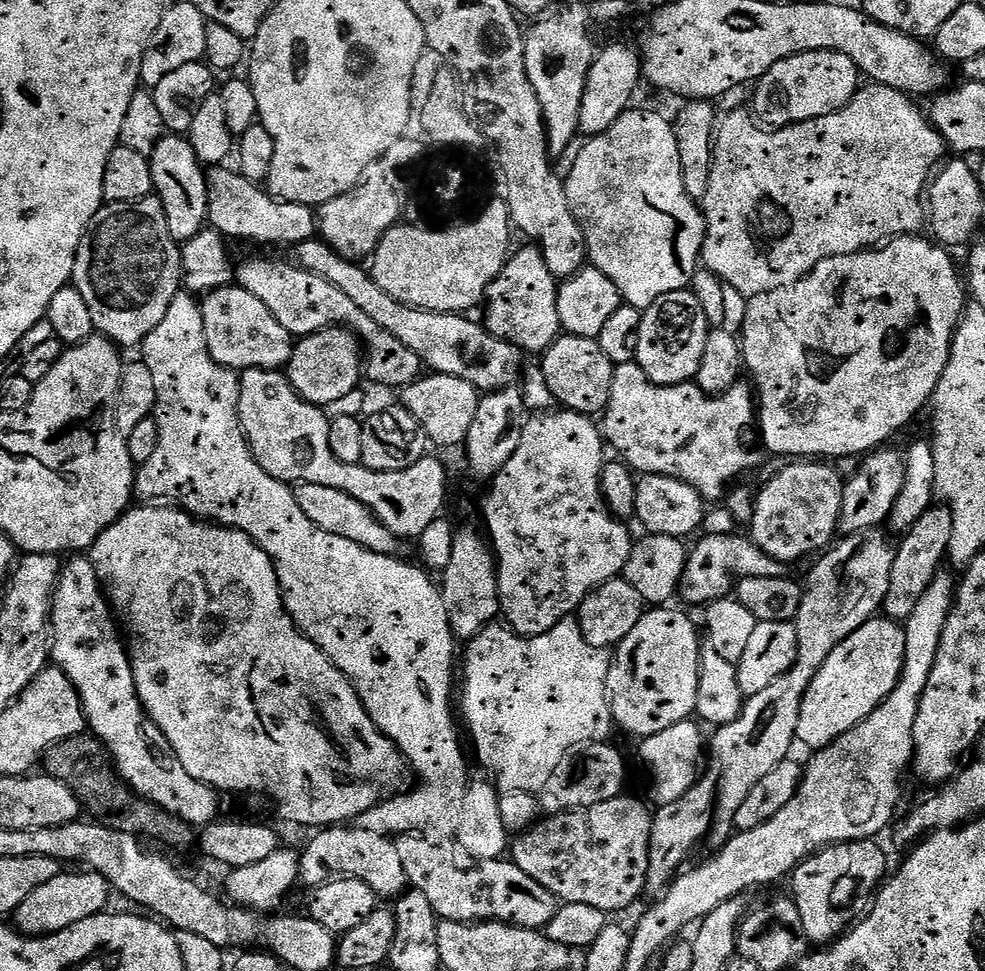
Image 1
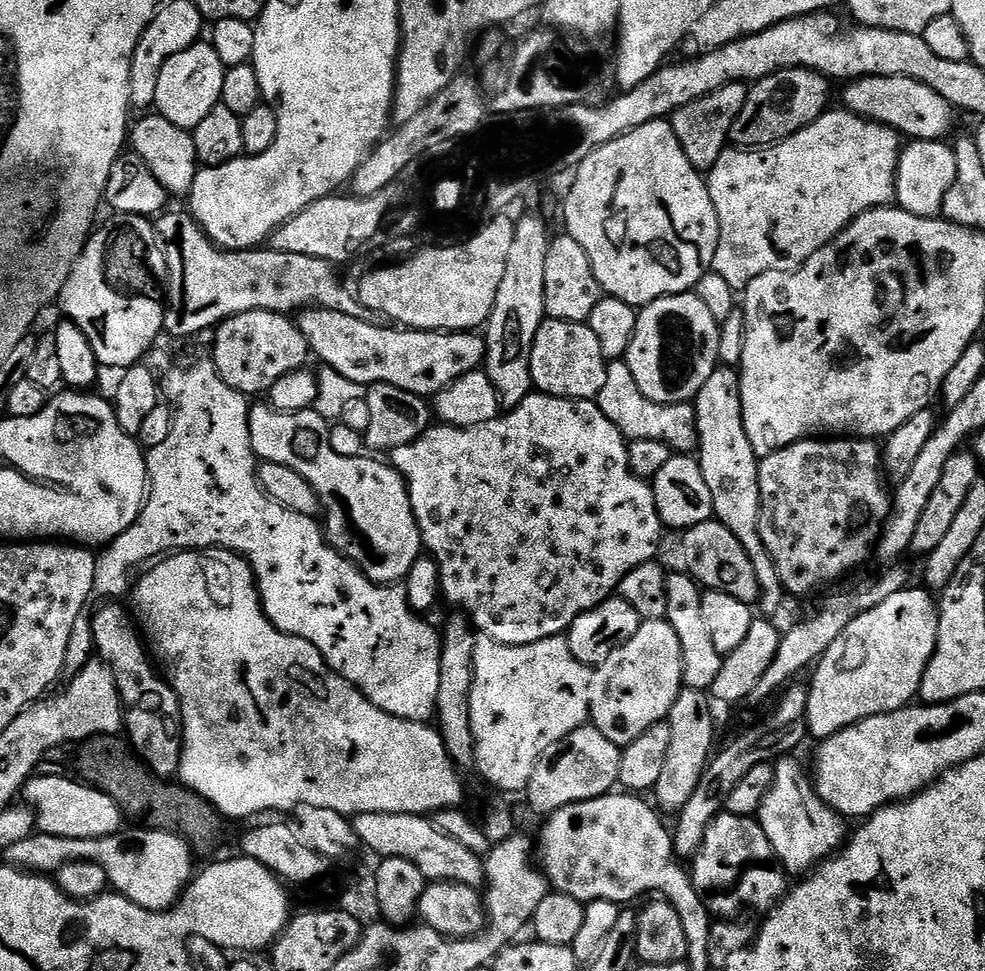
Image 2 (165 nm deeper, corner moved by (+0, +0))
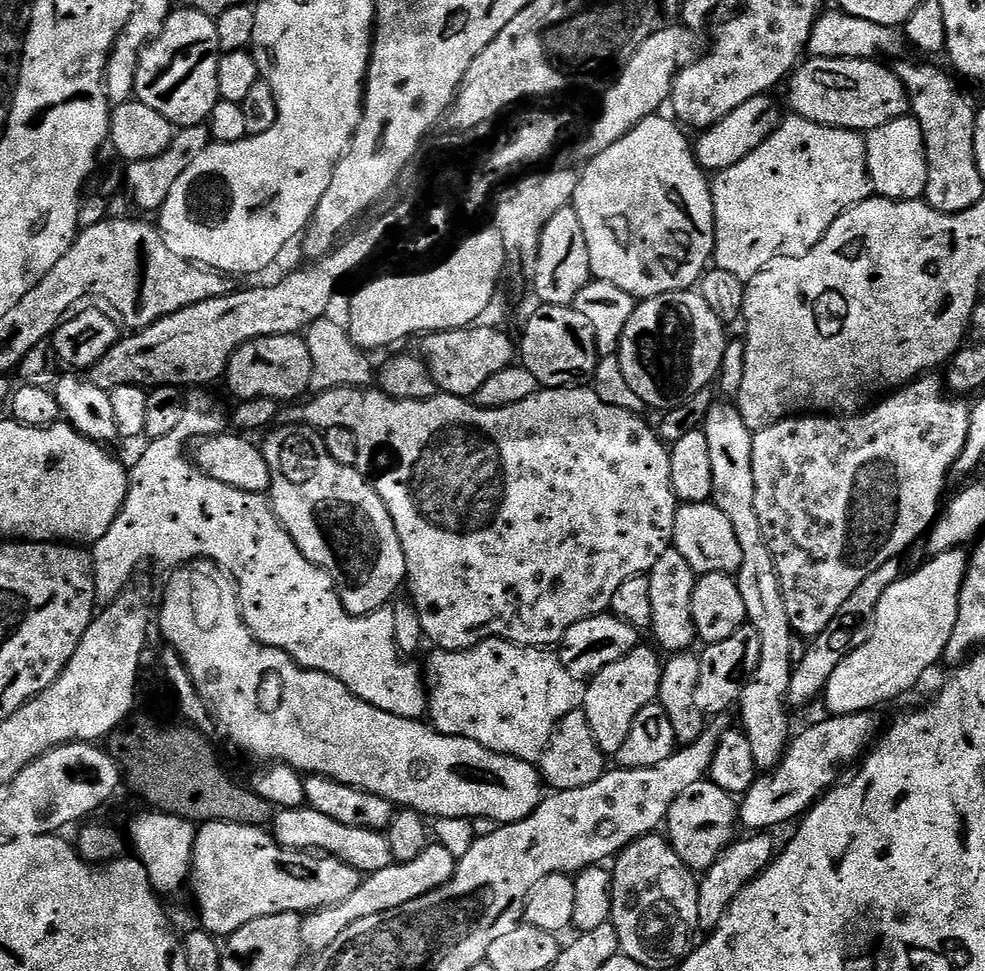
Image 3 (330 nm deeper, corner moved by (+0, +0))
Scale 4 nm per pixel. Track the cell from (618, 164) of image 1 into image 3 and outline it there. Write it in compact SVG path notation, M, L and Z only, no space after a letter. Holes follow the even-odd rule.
M646 117L626 138L583 165L571 203L582 226L591 275L626 290L637 301L695 287L713 259L715 220L709 181L690 151L690 140L662 117Z

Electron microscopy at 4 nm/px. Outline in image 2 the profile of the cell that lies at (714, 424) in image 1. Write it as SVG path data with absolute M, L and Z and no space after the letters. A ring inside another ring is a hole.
M623 359L611 361L606 370L606 386L602 386L598 397L600 408L618 426L618 430L629 441L653 440L662 442L676 454L692 454L697 451L701 438L696 433L696 409L691 403L659 404L638 390L630 374L630 366Z

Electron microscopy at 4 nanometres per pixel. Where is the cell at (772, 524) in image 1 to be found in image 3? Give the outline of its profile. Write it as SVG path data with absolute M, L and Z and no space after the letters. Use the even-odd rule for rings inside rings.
M939 375L920 376L884 398L881 404L873 403L859 414L843 418L800 414L752 433L754 510L780 579L786 618L797 637L822 634L866 574L874 574L878 566L903 557L903 552L931 529L942 508L940 495L948 472L950 476L966 444L969 405L949 395Z

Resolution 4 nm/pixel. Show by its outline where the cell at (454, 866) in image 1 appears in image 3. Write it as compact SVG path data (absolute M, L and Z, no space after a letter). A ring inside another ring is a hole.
M310 806L294 809L281 808L275 815L277 816L272 820L270 831L283 848L315 850L320 854L334 856L337 860L346 862L351 868L357 868L362 874L386 870L386 866L394 862L391 846L379 832L371 832L368 828L342 826L326 818L326 814L318 814L318 810Z

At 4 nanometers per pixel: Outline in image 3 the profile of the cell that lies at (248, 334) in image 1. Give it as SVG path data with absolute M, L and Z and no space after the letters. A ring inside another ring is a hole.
M303 335L294 336L263 336L244 344L228 360L226 381L228 388L236 395L237 401L242 400L296 400L304 391L309 391L312 383L312 359L308 353L308 341Z

